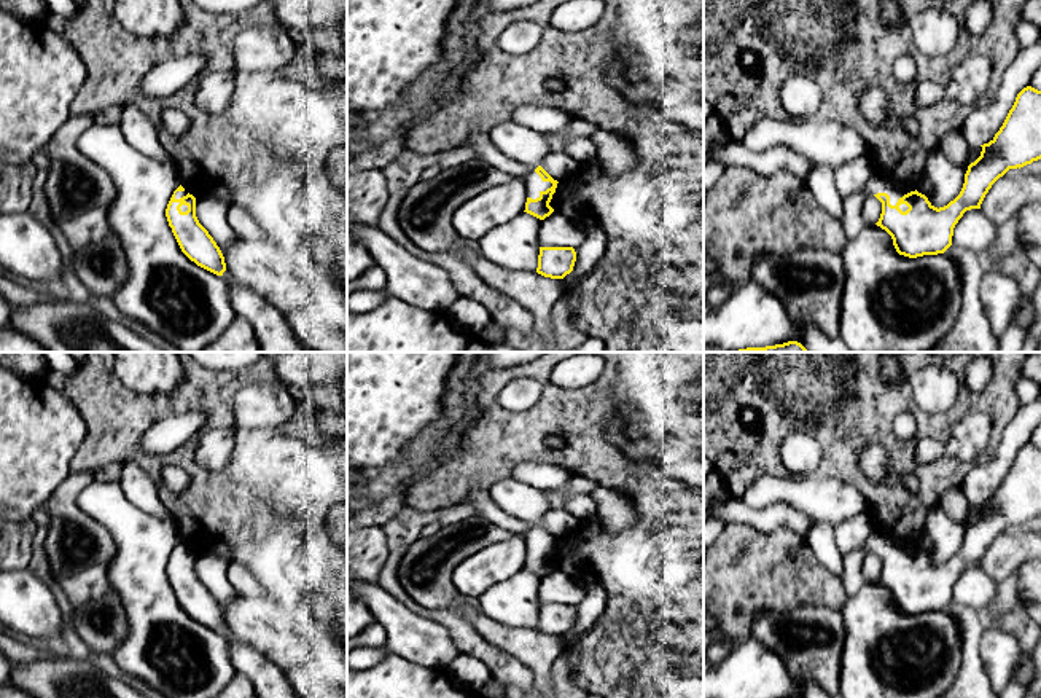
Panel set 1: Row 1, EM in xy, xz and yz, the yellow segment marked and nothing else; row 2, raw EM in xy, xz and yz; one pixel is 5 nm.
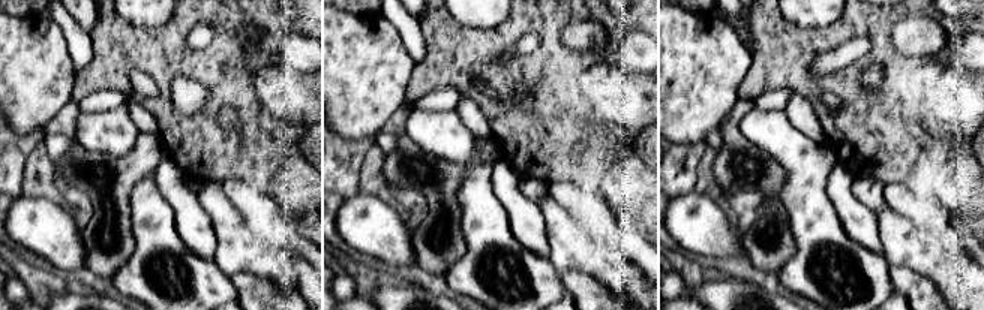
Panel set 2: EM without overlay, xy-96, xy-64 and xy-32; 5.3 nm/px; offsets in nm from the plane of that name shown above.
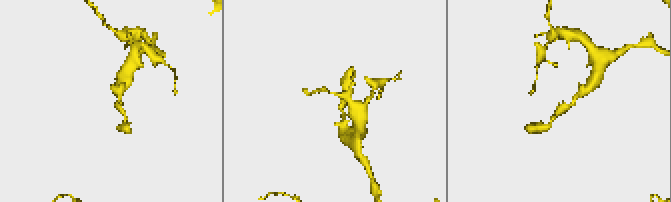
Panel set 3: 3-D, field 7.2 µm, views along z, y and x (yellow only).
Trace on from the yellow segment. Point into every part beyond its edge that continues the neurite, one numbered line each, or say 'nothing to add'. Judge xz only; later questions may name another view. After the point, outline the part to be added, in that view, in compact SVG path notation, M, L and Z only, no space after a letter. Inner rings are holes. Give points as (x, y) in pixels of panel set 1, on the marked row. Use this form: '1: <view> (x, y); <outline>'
1: xz (529, 147); M511 120L492 127L489 137L501 153L528 166L528 174L524 177L527 198L536 199L541 191L552 186L551 182L543 182L535 172L549 153L549 145L543 134Z

